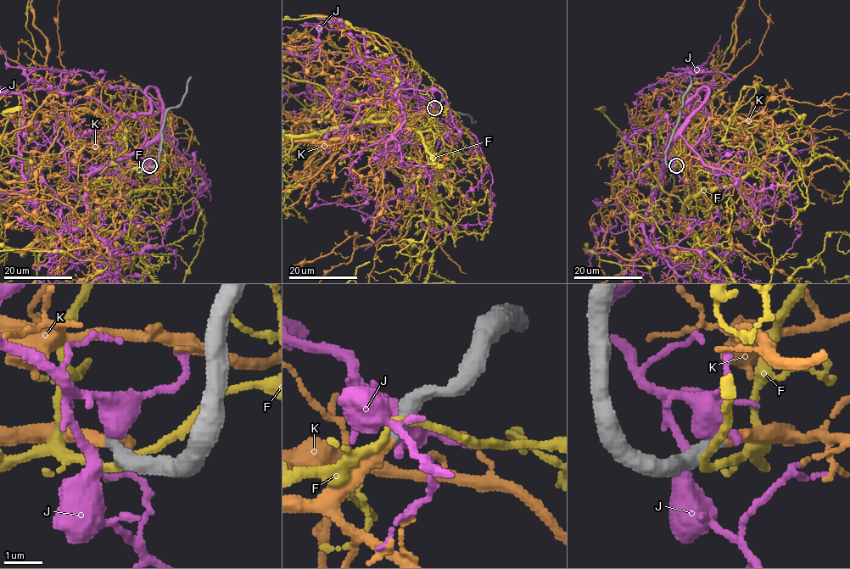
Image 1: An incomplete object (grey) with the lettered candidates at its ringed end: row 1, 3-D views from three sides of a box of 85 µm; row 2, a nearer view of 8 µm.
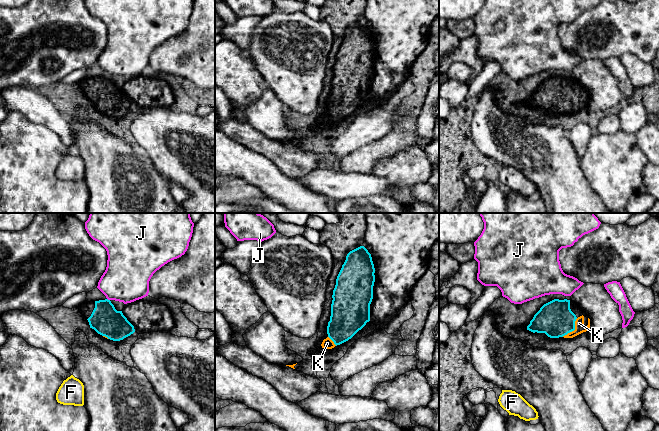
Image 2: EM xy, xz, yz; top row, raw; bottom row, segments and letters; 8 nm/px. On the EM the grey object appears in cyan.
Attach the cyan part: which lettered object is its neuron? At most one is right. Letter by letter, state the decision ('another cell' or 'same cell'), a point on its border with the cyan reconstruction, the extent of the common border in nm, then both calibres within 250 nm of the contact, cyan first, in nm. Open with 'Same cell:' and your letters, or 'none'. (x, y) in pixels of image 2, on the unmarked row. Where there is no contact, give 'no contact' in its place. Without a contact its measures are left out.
Same cell: K
F: another cell | no contact
J: another cell | xy (107, 75) | 30 nm | 240/360 nm
K: same cell | yz (573, 106) | 200 nm | 280/80 nm

